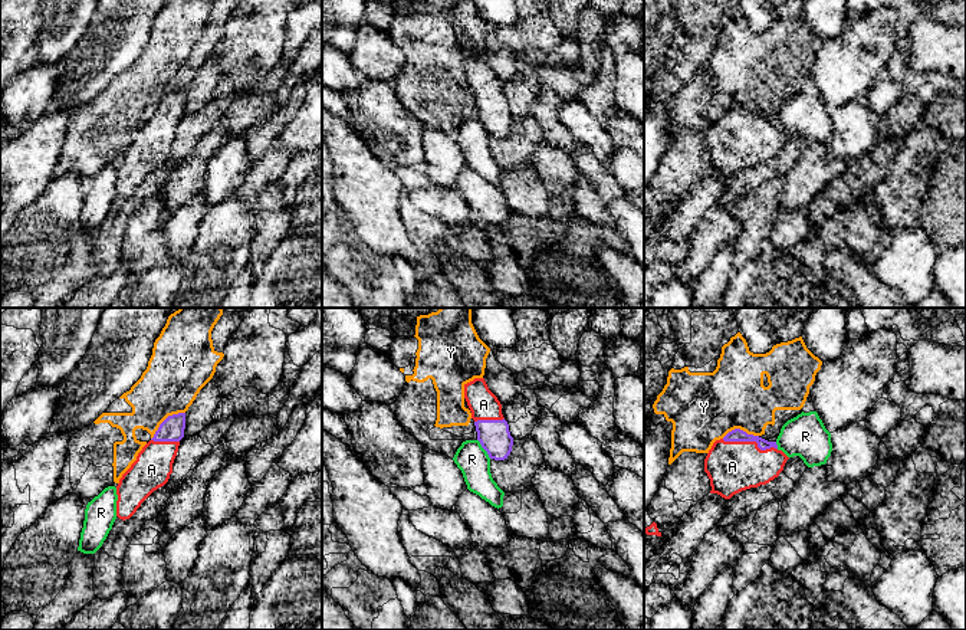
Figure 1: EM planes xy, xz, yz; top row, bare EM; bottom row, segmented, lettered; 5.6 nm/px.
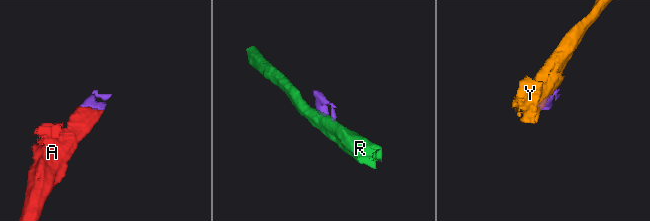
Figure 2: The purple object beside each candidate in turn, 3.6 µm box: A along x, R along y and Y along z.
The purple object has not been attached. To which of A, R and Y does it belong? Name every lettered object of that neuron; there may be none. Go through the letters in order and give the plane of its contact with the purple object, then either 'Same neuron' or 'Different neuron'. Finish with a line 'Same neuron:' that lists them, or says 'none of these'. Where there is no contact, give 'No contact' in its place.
A: Touches purple in yz. Same neuron
R: Touches purple in xz. Different neuron
Y: Touches purple in xy. Different neuron
Same neuron: A

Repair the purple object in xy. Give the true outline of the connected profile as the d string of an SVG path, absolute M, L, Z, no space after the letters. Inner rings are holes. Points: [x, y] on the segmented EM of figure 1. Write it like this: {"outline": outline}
{"outline": "M185 413L168 416L122 475L116 486L119 519L129 519L154 490L168 482L184 429Z"}

